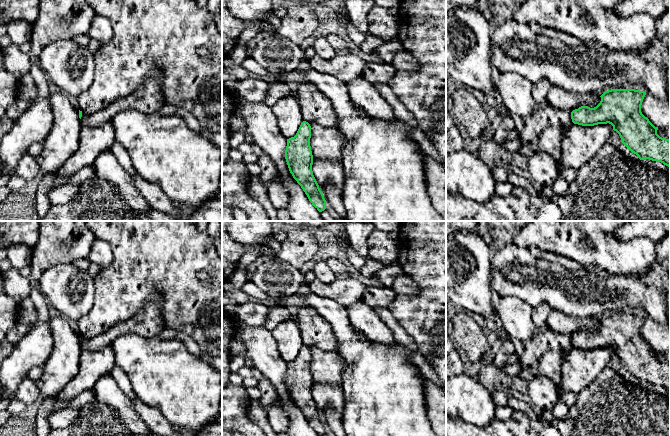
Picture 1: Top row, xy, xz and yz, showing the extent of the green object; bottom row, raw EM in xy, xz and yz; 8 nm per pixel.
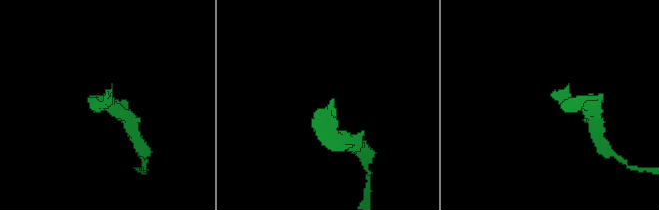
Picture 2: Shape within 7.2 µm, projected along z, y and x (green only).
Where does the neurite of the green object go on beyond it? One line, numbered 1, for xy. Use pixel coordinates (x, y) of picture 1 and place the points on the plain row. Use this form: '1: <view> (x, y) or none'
1: none

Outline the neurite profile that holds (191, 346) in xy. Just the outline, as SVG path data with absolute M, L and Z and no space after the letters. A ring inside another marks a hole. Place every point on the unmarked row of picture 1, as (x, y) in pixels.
M179 332L175 338L180 340L185 345L188 351L194 353L202 353L197 343L195 343L188 335Z

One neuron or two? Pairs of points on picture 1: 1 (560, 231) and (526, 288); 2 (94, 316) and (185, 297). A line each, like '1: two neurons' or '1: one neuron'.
1: two neurons
2: one neuron

